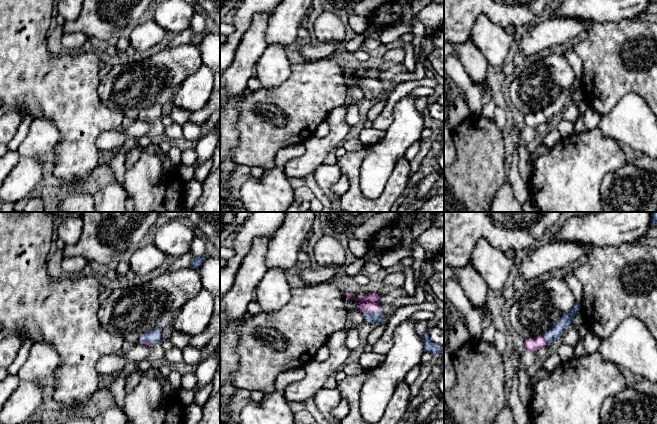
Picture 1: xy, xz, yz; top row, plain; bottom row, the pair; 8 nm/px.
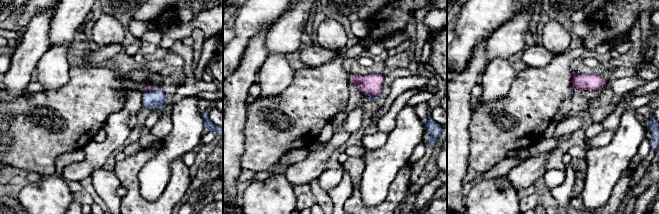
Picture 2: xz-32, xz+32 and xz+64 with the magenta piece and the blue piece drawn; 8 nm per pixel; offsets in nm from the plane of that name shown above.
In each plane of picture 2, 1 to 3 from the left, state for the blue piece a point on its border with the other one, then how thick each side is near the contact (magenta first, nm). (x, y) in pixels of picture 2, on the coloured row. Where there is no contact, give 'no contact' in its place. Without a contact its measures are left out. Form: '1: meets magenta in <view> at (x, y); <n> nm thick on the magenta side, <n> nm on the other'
1: meets magenta in xz-32 at (150, 91); 50 nm thick on the magenta side, 150 nm on the other
2: meets magenta in xz+32 at (373, 94); 170 nm thick on the magenta side, 40 nm on the other
3: no contact

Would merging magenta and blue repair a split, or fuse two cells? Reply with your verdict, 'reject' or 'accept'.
accept

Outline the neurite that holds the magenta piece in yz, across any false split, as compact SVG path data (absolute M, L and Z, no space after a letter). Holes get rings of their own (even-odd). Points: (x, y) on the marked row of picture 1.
M575 302L572 310L569 313L563 314L547 332L543 332L540 336L535 338L526 339L524 342L525 349L536 353L537 350L549 346L560 338L562 334L572 326L573 317L580 309L581 305Z

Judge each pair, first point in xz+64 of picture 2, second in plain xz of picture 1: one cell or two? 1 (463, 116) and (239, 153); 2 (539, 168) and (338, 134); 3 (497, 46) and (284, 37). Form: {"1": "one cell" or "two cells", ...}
{"1": "two cells", "2": "one cell", "3": "one cell"}

